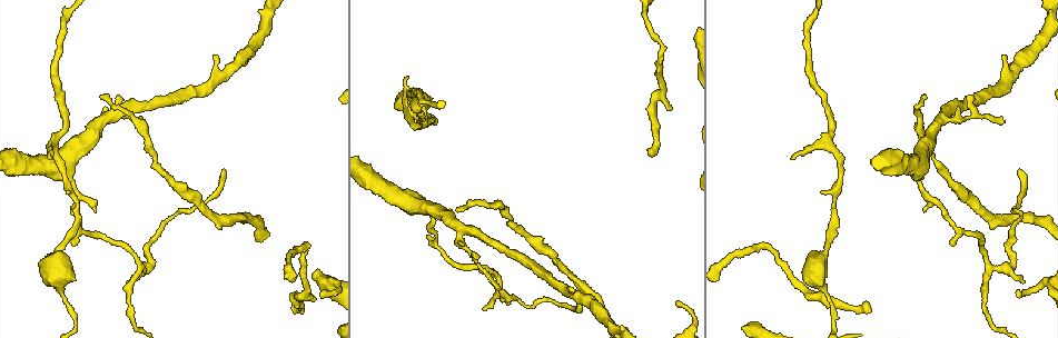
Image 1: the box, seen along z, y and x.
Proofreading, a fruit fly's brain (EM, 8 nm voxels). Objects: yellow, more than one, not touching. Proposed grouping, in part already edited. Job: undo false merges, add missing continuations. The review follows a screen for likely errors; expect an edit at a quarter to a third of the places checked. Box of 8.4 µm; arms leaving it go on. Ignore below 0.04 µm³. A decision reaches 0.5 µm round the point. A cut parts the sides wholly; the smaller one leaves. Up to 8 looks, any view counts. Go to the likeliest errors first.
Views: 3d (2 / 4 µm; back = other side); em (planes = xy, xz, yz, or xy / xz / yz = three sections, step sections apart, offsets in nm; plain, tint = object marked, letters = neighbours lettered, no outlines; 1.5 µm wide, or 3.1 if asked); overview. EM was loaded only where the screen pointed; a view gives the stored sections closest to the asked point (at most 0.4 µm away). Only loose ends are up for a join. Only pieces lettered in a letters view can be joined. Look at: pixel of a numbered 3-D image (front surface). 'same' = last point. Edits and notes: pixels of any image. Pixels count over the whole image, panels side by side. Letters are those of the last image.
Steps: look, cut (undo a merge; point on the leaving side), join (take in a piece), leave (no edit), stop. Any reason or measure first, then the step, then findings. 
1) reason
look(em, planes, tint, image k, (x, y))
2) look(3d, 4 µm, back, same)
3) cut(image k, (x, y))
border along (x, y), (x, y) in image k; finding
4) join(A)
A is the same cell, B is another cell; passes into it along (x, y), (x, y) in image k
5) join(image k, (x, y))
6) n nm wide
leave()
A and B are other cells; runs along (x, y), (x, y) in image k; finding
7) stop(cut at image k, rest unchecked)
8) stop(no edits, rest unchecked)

thin end
look(em, yz, step 4, letters, image 1, (94, 210))

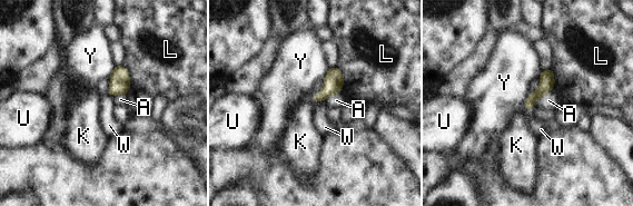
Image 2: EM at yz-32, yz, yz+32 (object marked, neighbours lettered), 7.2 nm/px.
another direction
look(em, planes, letters, same)

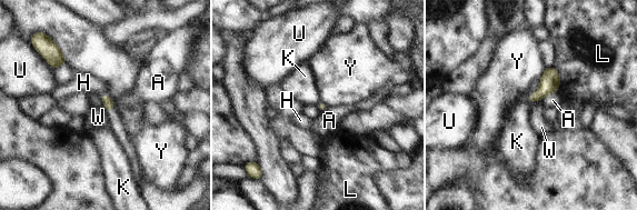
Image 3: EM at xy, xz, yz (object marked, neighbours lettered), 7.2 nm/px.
leave()
A, H, K, L, U, W and Y are other cells; border along (101, 94), (101, 101), (110, 112) in image 3; no lettered piece goes on from it

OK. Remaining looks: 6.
tapers out
look(3d, 2 µm, back, image 1, (923, 94))

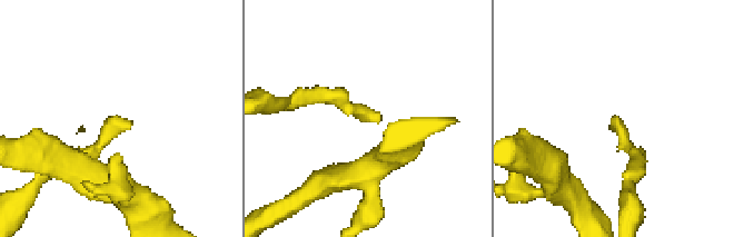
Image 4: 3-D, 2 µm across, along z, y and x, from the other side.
need the tissue
look(em, yz, step 4, letters, image 4, (615, 119))

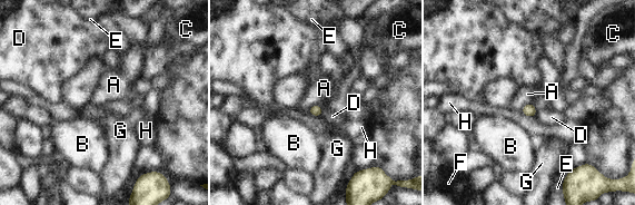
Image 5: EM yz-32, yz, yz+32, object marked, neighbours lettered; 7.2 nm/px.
look(em, planes, letters, same)

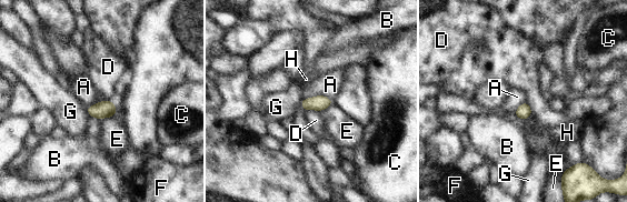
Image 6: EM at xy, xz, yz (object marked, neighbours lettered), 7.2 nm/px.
leave()
A, B, C, D, E, F, G and H are other cells; border along (321, 110), (306, 111) in image 6; no lettered piece goes on from it

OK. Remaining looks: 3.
thick turns thin
look(3d, 2 µm, image 1, (61, 246))

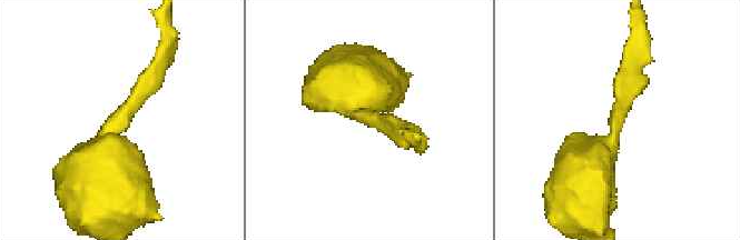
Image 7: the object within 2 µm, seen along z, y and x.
now the EM
look(em, planes, letters, image 7, (111, 124))

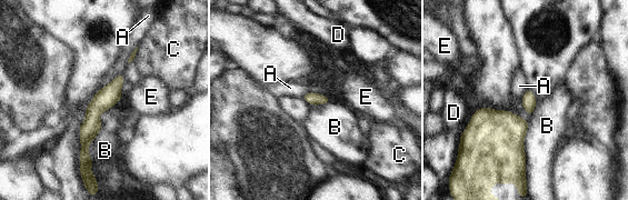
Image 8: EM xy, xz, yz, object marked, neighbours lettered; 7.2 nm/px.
leave()
A, B, C, D and E are other cells; runs along (120, 78), (92, 111), (86, 163) in image 8; one cell here

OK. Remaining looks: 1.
stop(no edits, rest unchecked)

